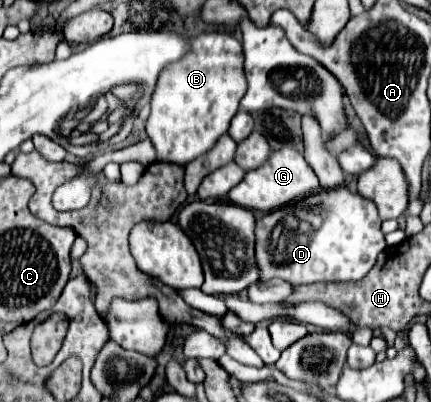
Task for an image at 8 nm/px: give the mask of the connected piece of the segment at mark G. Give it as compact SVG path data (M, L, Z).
M282 147L278 151L272 151L268 161L262 167L248 171L246 177L234 189L230 189L228 197L234 205L240 205L252 211L274 211L284 207L290 201L304 199L318 191L320 191L318 177L314 177L314 171L310 169L310 165L306 165L302 153L298 153L292 147Z

